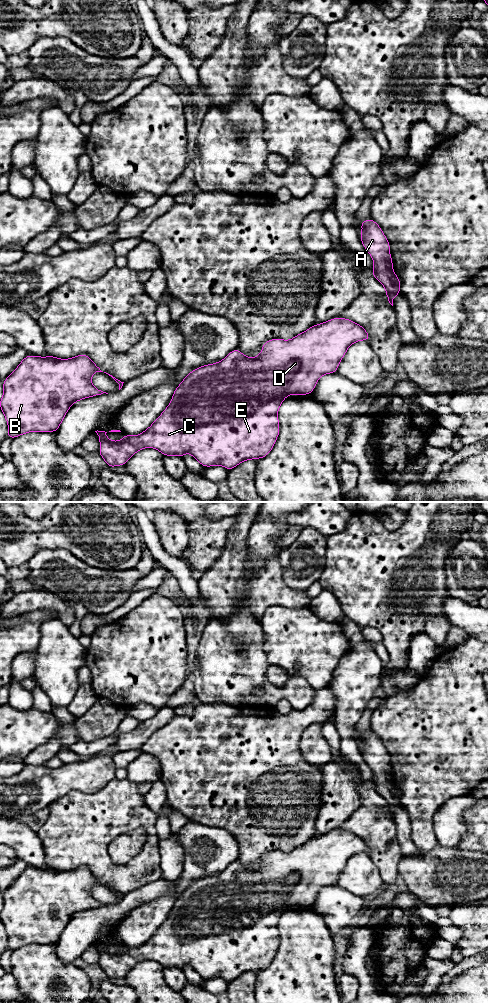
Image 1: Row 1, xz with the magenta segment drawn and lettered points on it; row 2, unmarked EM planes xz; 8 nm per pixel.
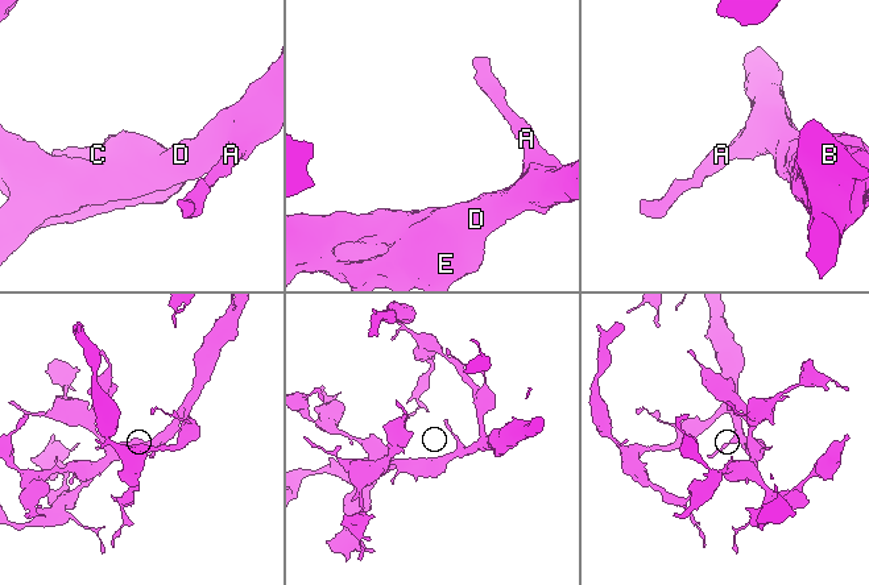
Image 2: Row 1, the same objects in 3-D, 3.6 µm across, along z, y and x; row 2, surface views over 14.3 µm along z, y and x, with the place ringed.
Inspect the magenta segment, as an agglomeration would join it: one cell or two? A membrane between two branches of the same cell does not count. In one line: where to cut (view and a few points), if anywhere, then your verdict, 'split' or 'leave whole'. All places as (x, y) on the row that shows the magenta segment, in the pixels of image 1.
no cut | leave whole

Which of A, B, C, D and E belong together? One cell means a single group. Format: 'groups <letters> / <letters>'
groups A B C D E

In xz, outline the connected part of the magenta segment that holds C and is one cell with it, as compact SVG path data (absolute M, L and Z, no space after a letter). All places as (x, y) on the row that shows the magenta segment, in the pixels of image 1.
M337 317L313 325L291 340L267 340L262 345L262 352L254 358L243 355L236 348L221 361L192 370L176 387L167 408L141 434L124 434L123 439L112 441L107 438L107 432L95 431L100 441L98 453L110 468L125 465L143 448L154 448L164 456L181 458L185 453L189 453L203 467L221 465L228 471L246 460L264 458L273 449L280 433L277 414L283 400L292 394L311 394L320 377L336 373L350 345L361 340L370 340L370 335L364 327L350 319Z

